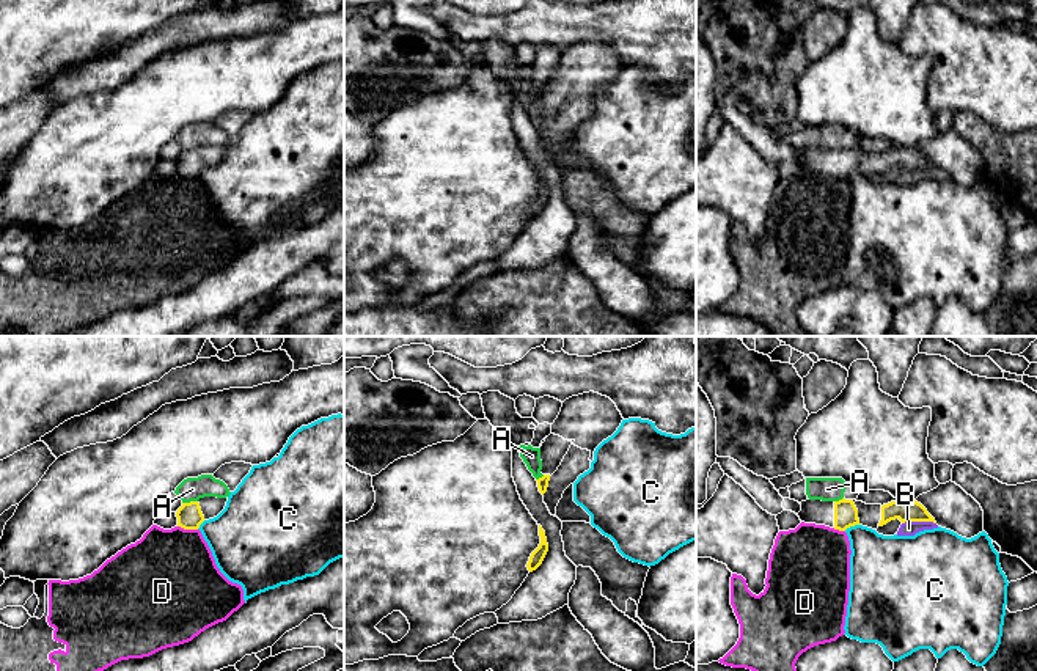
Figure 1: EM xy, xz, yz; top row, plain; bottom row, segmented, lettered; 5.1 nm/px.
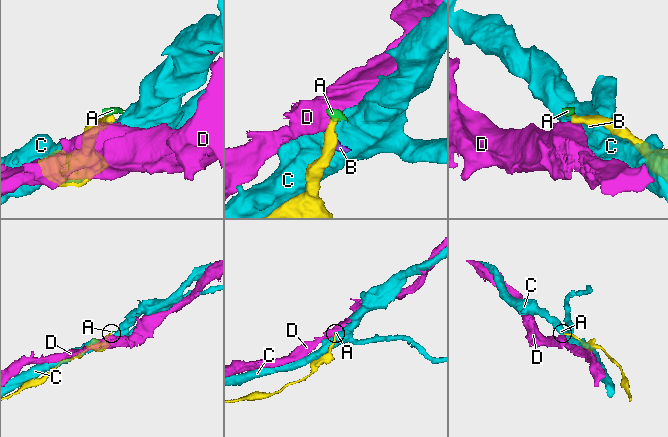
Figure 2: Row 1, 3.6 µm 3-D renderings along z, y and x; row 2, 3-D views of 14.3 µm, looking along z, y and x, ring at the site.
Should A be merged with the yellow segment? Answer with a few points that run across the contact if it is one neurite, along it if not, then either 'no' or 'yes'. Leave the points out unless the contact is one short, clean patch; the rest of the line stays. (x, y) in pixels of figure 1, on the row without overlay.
line xy (197, 148), (183, 151); no

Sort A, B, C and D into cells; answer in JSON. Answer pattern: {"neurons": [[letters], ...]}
{"neurons": [["A"], ["B", "D"], ["C"]]}

